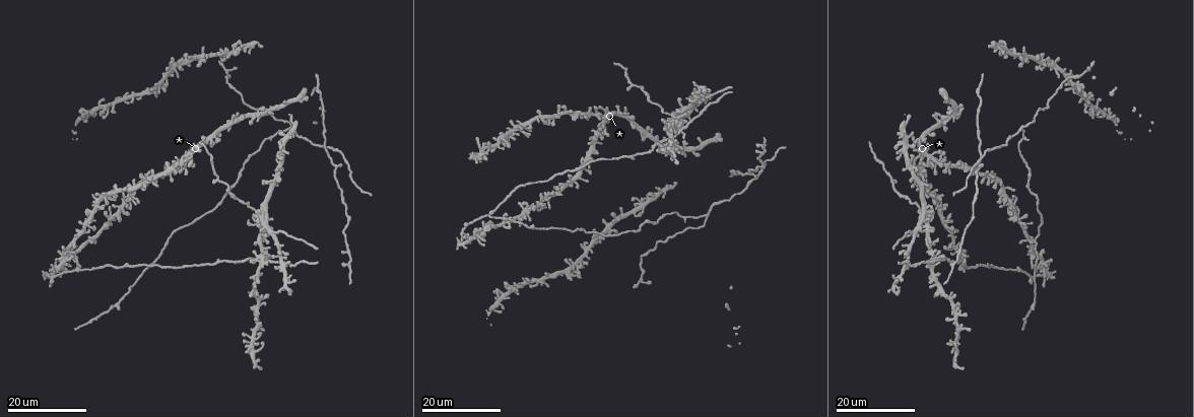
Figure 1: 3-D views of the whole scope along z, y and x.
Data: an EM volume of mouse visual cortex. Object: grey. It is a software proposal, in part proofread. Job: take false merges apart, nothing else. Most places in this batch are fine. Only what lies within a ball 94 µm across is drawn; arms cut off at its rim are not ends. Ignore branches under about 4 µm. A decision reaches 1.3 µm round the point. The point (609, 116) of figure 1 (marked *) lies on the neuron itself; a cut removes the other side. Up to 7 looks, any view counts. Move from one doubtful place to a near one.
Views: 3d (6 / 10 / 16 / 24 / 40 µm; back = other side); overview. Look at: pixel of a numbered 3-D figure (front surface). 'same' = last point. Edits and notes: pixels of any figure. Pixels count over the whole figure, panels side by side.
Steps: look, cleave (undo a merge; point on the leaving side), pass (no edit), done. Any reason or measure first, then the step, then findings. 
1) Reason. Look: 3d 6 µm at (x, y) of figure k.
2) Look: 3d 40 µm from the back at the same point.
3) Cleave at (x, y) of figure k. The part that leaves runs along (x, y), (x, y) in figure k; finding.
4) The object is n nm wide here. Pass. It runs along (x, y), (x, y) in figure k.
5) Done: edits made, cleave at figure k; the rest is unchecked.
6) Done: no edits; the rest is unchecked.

Arms part here. Look: 3d 24 µm at (979, 165) of figure 1.

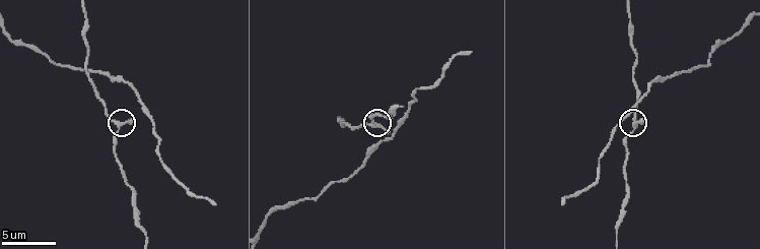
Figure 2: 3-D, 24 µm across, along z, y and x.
Look: 3d 10 µm at (635, 129) of figure 2.

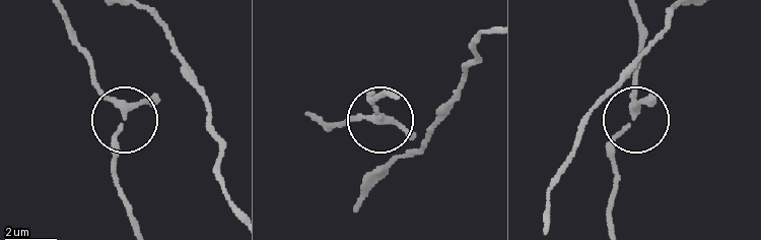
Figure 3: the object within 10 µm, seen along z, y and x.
The object is 210 nm wide here. Pass. It runs along (58, 13), (95, 85), (120, 112), (113, 168) in figure 3; continuous, no second neuron.

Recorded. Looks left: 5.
Three-way junction. Look: 3d 16 µm at (1021, 126) of figure 1.

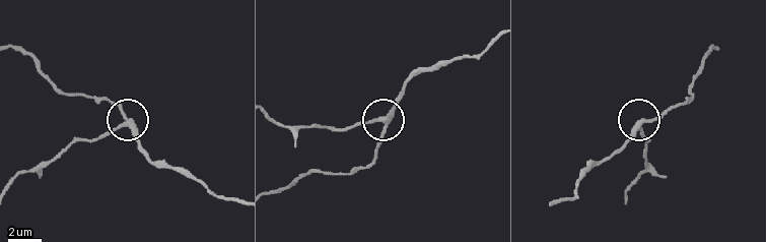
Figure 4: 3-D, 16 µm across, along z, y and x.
Look: 3d 6 µm at (126, 125) of figure 4.

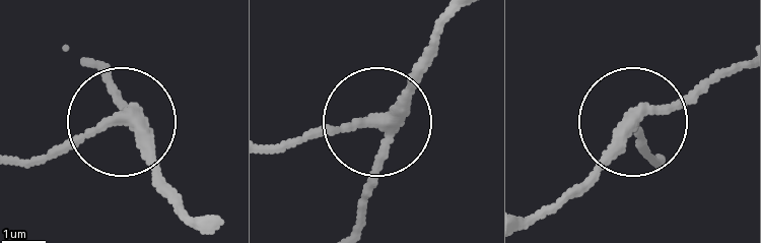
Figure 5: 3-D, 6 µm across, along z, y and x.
3 arms meet here. Pass. One neuron here.

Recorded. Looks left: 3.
Look: 3d 24 µm at (680, 130) of figure 1.

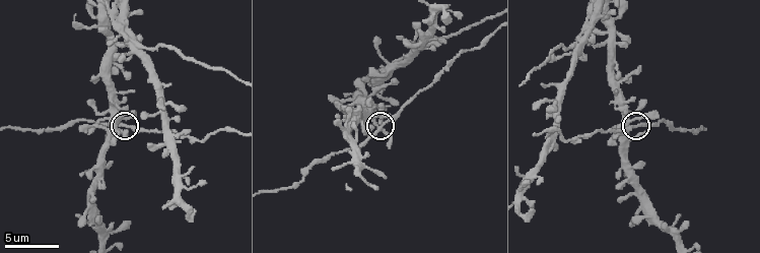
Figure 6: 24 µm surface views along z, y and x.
Closer look. Look: 3d 10 µm at (127, 118) of figure 6.

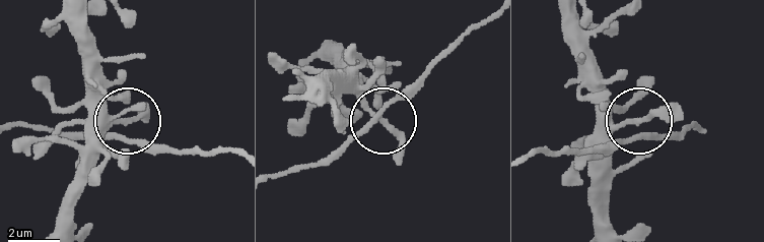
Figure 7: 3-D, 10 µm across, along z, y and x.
Pass. It runs along (18, 127), (110, 134), (125, 125), (130, 138), (166, 152) in figure 7; all the same neuron.

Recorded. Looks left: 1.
Done: no edits; the rest is unchecked.

